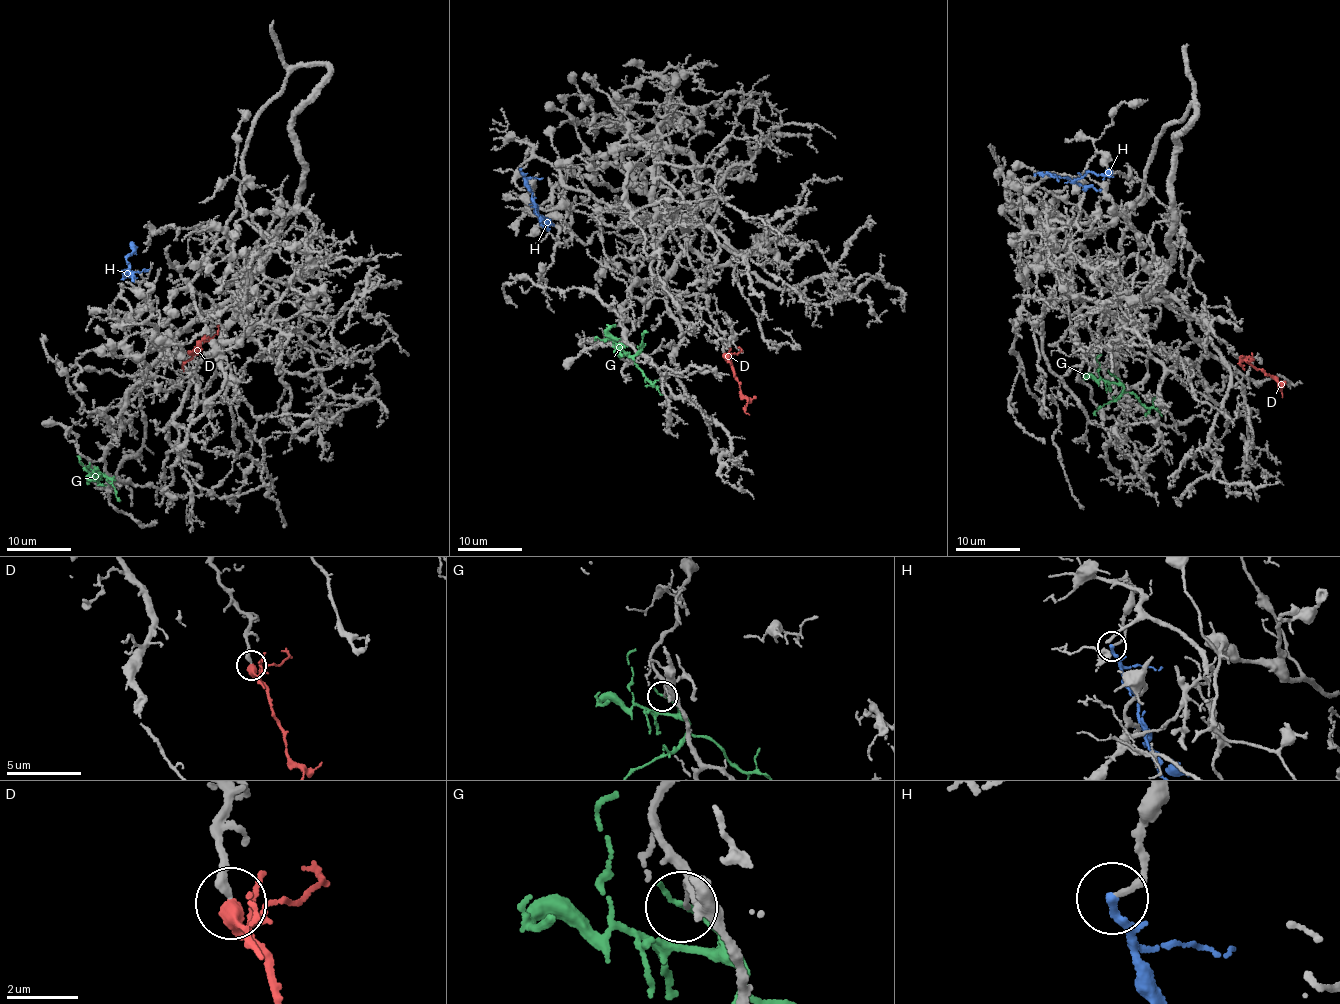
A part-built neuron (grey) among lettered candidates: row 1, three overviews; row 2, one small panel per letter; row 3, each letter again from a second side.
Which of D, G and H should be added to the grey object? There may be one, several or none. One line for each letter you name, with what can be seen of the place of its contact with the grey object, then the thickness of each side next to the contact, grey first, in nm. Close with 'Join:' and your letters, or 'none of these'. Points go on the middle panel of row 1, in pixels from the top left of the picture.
D: contact (725, 354); calibres 260 and 320 nm
H: contact (520, 169); calibres 170 and 240 nm
Join: D, H

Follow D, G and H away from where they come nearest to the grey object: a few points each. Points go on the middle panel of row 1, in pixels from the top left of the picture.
D: (724, 354), (748, 399), (745, 412), (749, 414)
G: (615, 350), (620, 356), (628, 354), (633, 356), (643, 376), (662, 394)
H: (521, 169), (537, 212), (547, 224)

